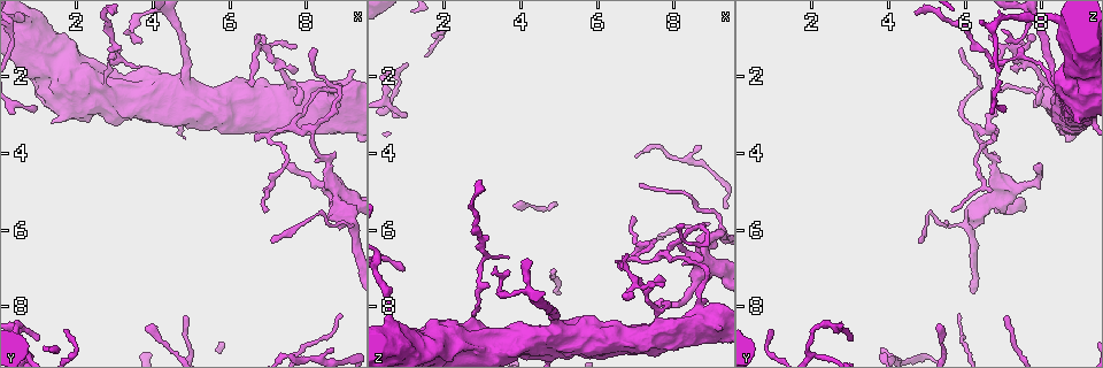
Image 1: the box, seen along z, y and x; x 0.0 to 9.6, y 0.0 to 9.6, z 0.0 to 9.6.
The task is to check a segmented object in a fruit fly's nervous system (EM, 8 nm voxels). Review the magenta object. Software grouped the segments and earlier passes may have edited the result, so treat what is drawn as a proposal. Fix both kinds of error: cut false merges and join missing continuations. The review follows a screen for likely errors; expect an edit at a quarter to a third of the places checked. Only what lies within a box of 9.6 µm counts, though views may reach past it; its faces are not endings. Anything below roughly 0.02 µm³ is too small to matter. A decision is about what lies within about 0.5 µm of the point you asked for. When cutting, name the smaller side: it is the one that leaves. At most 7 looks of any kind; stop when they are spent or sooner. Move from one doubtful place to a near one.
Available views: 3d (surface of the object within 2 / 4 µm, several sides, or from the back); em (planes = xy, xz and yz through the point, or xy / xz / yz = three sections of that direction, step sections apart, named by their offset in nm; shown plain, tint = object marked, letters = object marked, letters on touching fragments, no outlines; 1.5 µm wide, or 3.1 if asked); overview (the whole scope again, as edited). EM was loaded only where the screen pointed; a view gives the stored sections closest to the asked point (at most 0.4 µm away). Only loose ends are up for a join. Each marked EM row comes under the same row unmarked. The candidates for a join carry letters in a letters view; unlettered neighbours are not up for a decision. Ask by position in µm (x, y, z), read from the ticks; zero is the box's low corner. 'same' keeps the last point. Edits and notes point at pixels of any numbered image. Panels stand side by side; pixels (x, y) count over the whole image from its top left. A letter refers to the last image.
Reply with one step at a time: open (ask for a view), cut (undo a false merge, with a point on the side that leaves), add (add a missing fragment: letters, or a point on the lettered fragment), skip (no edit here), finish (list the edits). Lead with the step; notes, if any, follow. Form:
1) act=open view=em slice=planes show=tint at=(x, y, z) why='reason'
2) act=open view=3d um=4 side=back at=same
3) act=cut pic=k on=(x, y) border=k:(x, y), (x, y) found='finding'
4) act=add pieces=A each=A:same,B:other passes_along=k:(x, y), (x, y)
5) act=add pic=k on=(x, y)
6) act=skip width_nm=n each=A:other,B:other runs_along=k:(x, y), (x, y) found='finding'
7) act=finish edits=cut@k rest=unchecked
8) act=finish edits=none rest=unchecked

act=open view=3d um=4 side=back at=(8.65, 2.60, 8.15) why='sudden change in width'

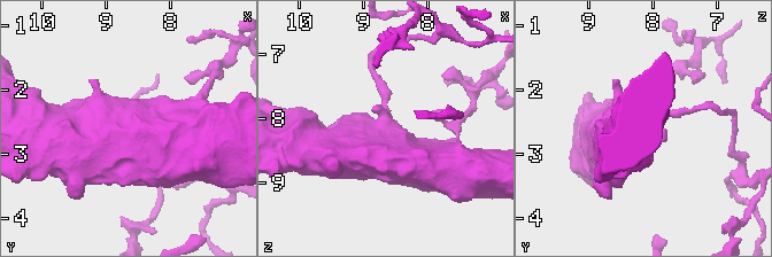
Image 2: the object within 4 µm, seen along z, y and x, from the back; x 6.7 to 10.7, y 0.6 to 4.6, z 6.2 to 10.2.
act=open view=em slice=planes show=letters at=same

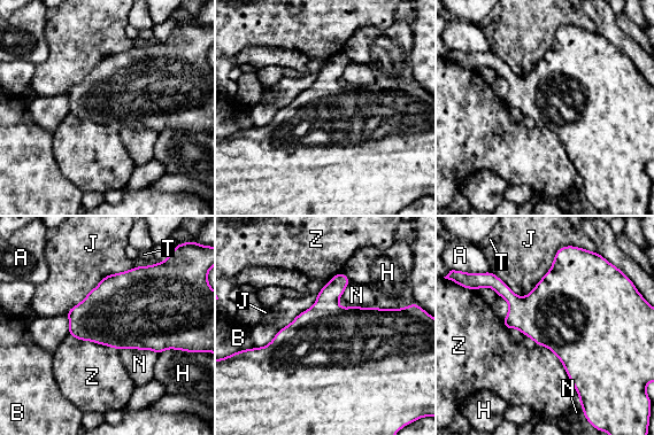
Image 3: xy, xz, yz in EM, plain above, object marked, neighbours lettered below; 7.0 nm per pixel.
act=skip each=A:other,B:other,H:other,J:other,N:other,T:other,Z:other found='continuous, no second neuron'

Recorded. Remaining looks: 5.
act=open view=3d um=4 at=(6.90, 5.50, 5.65) why='thin end'

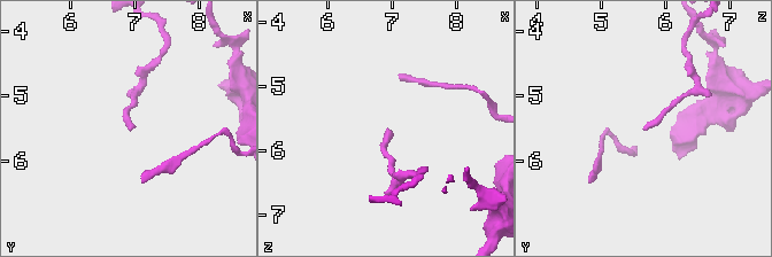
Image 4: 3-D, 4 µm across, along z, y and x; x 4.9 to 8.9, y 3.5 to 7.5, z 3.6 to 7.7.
act=open view=em slice=planes show=letters at=(6.95, 5.55, 5.70) why='now the EM'

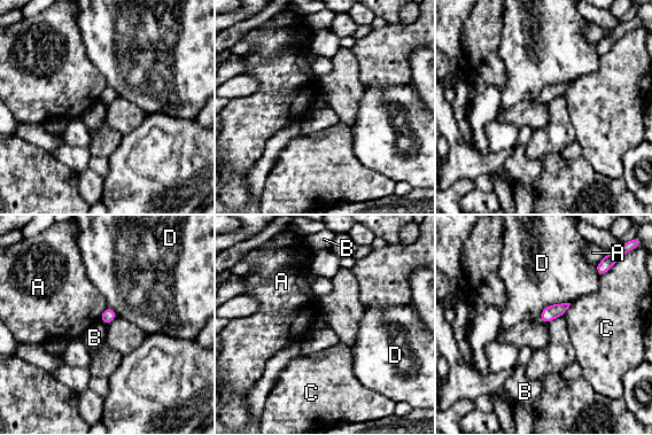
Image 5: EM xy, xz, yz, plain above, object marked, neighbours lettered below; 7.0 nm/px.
act=skip each=A:other,B:other,C:other,D:other border=5:(100, 320), (106, 325) found='none of them fits'

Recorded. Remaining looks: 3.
act=open view=em slice=planes show=letters at=(8.20, 1.30, 5.90) why='long arm stops here'

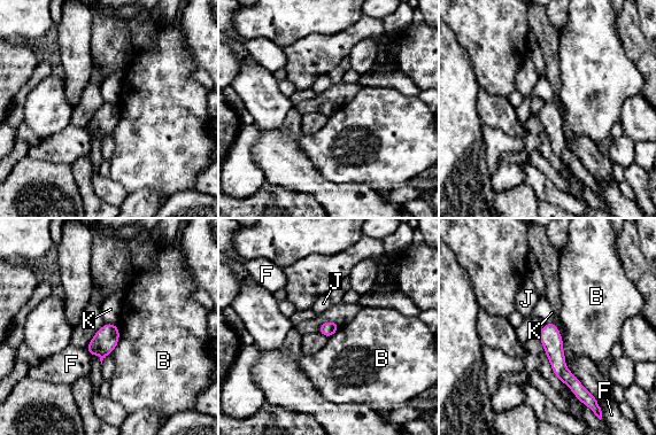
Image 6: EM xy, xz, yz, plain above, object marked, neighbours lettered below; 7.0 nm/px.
act=skip longest_contact=B:280nm each=B:other,F:other,J:other,K:other border=6:(106, 321), (116, 325) found='no lettered fragment goes on from it'

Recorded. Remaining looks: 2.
act=finish edits=none rest=unchecked

